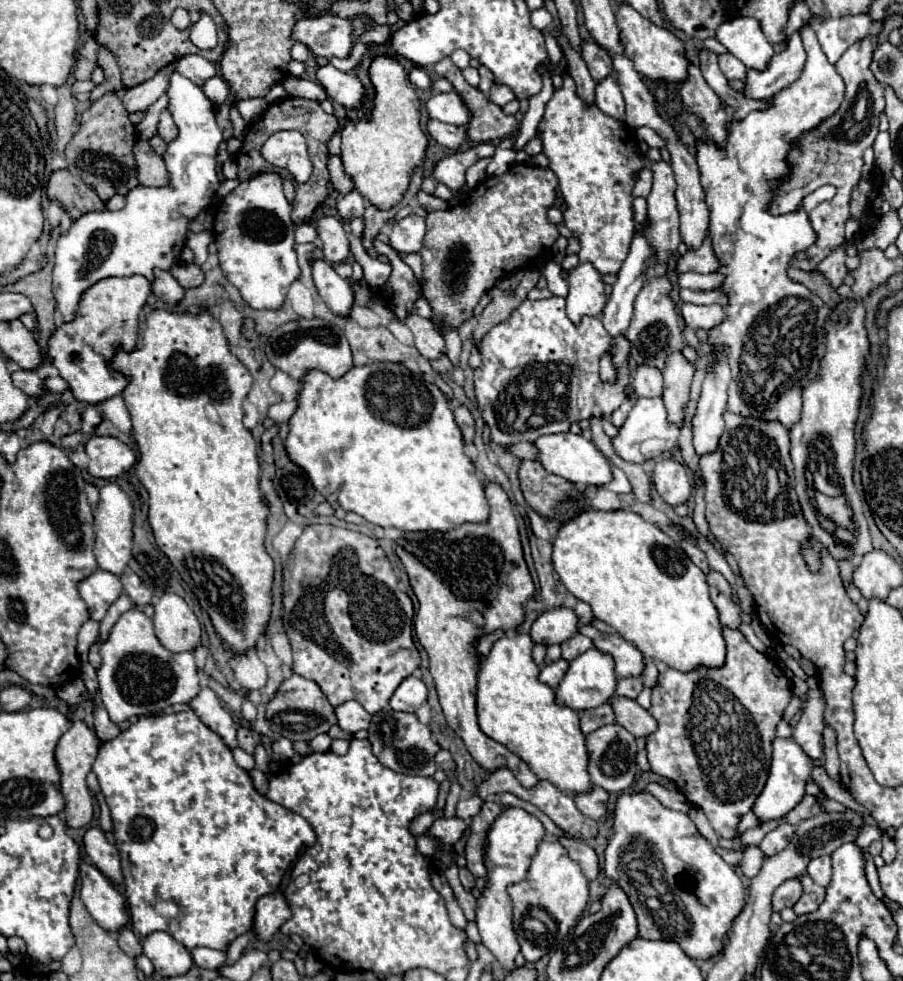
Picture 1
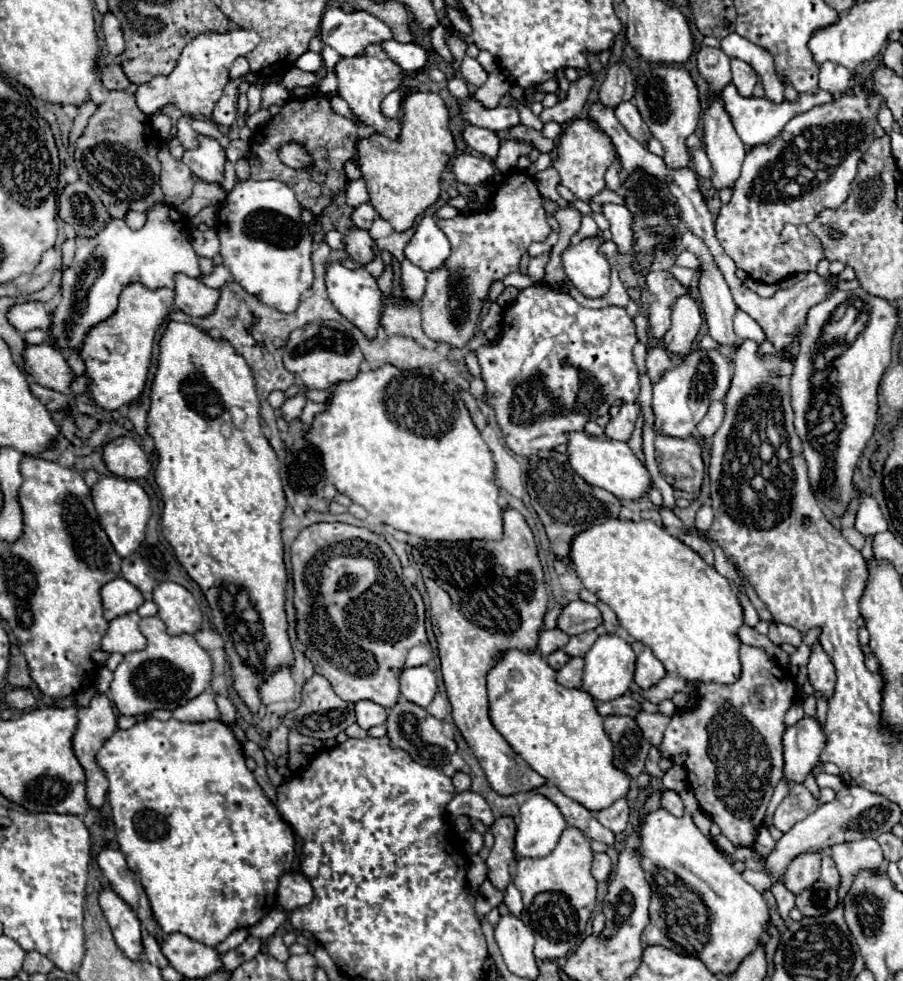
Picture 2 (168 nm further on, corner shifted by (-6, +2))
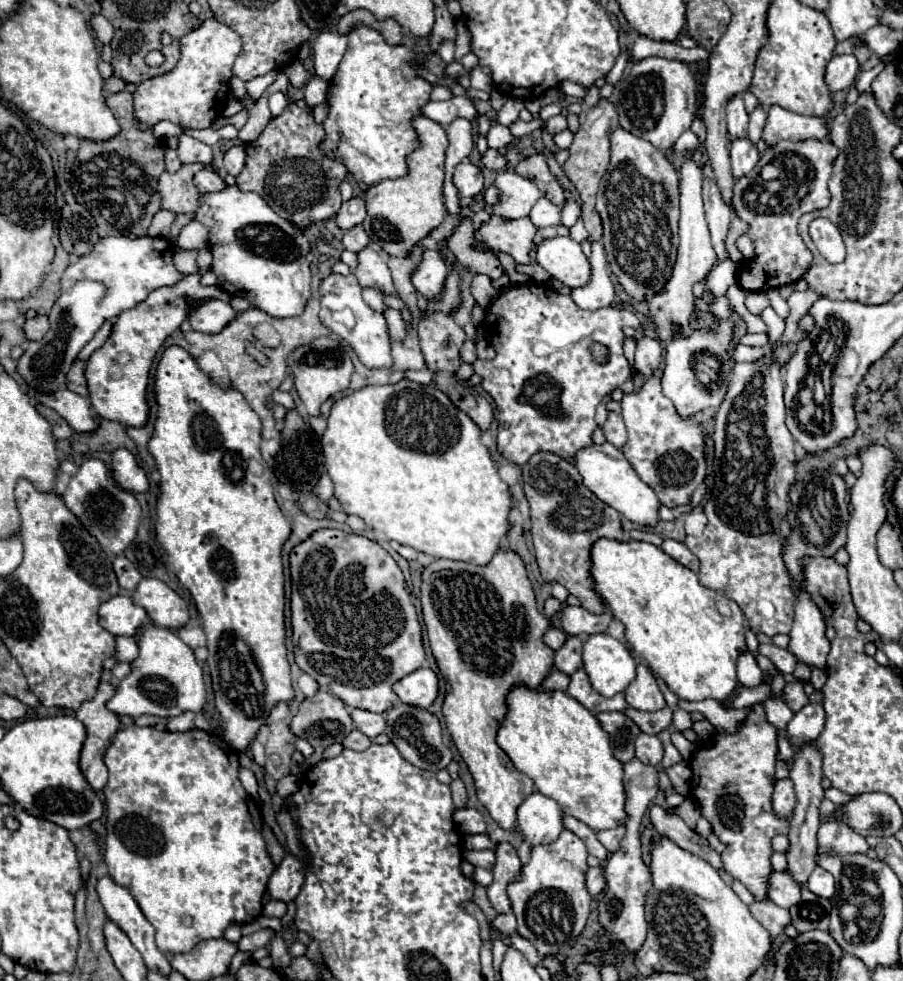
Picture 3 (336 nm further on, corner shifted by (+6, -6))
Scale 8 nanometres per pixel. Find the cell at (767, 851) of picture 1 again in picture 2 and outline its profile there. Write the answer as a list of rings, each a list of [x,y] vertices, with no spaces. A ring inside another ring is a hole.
[[[794,783],[774,813],[774,827],[786,833],[800,819],[816,811],[816,807],[818,807],[818,799],[802,783]]]

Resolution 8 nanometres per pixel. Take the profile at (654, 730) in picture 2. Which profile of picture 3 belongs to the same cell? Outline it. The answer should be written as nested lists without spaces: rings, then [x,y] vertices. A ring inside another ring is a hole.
[[[640,733],[636,737],[636,757],[644,763],[644,765],[660,765],[662,757],[664,757],[664,745],[656,735],[648,735],[648,733]]]

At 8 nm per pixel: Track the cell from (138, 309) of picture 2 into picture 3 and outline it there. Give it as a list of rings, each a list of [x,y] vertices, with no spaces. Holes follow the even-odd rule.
[[[208,249],[198,251],[198,271],[192,275],[184,275],[180,285],[176,287],[162,287],[160,291],[152,291],[144,303],[136,305],[130,311],[124,311],[116,317],[112,325],[112,333],[106,339],[106,343],[92,353],[92,357],[86,363],[86,381],[90,391],[90,403],[92,409],[102,417],[110,421],[118,421],[132,427],[142,427],[148,417],[148,403],[146,403],[146,385],[148,385],[148,371],[152,365],[152,359],[164,339],[182,325],[186,319],[188,307],[184,303],[184,295],[192,299],[222,299],[228,301],[228,293],[220,287],[204,287],[200,283],[200,277],[210,271],[212,255]]]

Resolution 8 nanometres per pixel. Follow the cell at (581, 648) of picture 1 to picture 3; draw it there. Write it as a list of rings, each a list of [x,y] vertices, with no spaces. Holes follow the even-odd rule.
[[[580,637],[566,639],[566,643],[554,653],[554,667],[558,671],[564,671],[566,675],[572,675],[576,669],[582,667],[582,639]]]

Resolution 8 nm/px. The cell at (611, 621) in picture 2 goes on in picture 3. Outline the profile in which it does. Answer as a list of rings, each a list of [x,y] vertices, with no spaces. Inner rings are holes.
[[[536,453],[522,467],[524,495],[530,505],[532,519],[532,543],[544,581],[562,583],[574,597],[580,599],[582,607],[594,615],[602,615],[606,607],[600,597],[592,591],[590,577],[590,547],[598,537],[622,539],[620,515],[610,505],[602,503],[592,491],[582,485],[576,467],[552,453]]]

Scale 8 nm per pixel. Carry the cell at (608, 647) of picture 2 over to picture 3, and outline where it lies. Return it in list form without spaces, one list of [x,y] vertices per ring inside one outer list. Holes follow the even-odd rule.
[[[606,633],[590,635],[582,659],[590,685],[604,697],[622,693],[636,677],[636,661],[628,647]]]

